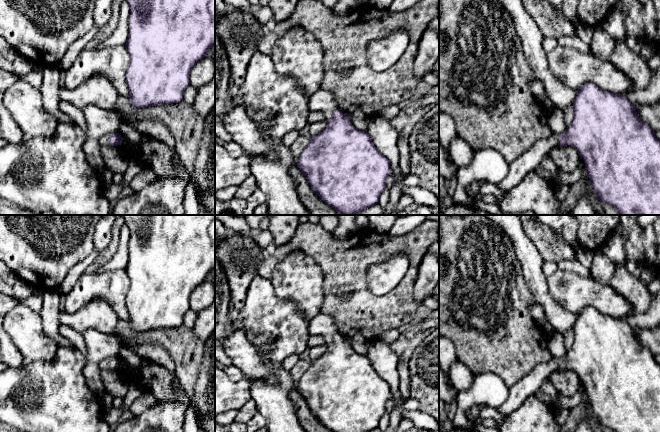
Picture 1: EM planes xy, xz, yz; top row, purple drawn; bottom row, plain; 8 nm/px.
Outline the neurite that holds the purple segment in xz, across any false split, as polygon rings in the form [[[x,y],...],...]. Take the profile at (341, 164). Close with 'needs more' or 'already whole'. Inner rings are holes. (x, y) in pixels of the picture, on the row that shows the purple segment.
[[[319,89],[309,97],[309,110],[321,111],[327,119],[326,128],[310,138],[310,143],[297,160],[297,167],[307,179],[314,192],[341,215],[357,215],[379,202],[381,193],[386,188],[387,177],[392,174],[389,160],[373,144],[367,132],[360,131],[350,122],[349,116],[337,107],[333,94]]]; needs more

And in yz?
[[[586,83],[577,90],[573,103],[574,119],[562,134],[553,133],[549,138],[535,143],[516,160],[509,162],[509,173],[497,185],[507,192],[523,177],[537,168],[559,145],[574,147],[584,160],[585,171],[592,187],[602,203],[612,205],[621,215],[660,215],[660,140],[655,132],[640,120],[635,106],[623,95],[598,88],[594,83]]]; needs more

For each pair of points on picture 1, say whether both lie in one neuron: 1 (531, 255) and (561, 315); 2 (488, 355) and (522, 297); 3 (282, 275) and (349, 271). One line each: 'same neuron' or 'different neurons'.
1: same neuron
2: same neuron
3: different neurons

